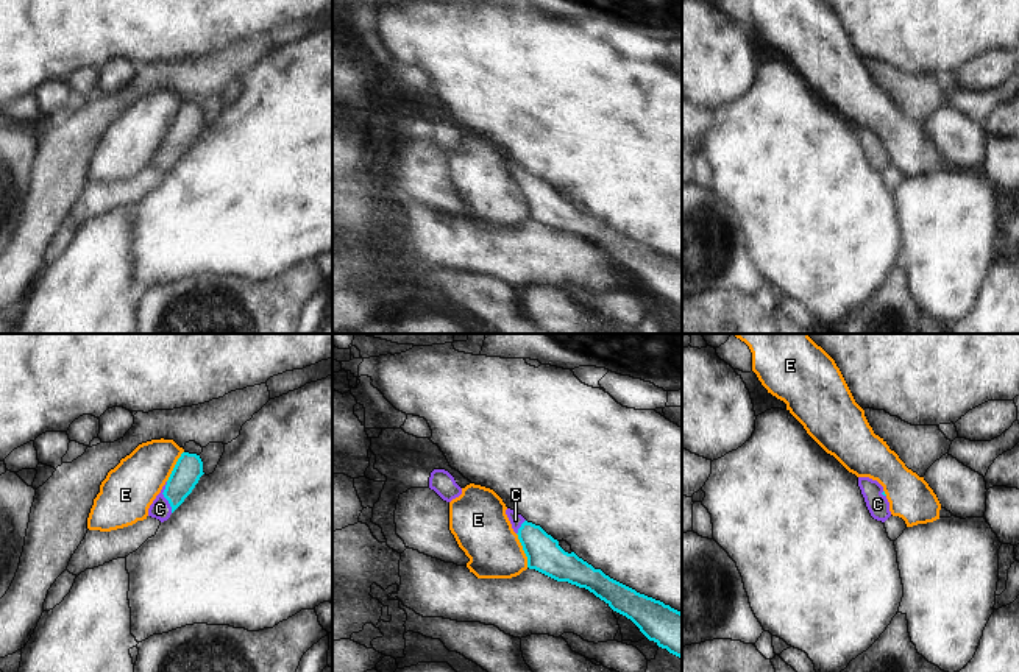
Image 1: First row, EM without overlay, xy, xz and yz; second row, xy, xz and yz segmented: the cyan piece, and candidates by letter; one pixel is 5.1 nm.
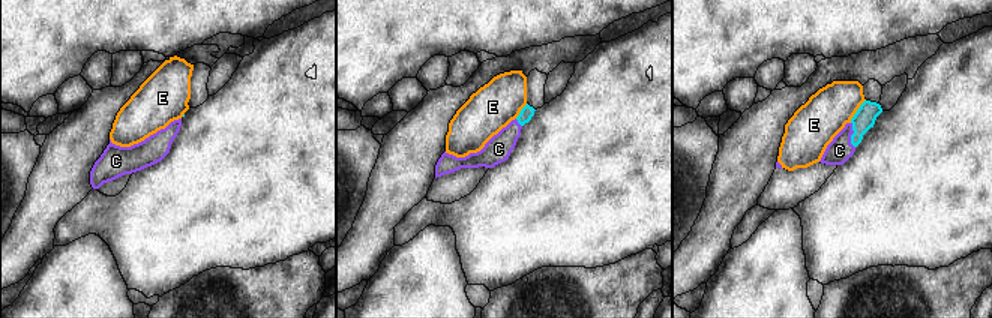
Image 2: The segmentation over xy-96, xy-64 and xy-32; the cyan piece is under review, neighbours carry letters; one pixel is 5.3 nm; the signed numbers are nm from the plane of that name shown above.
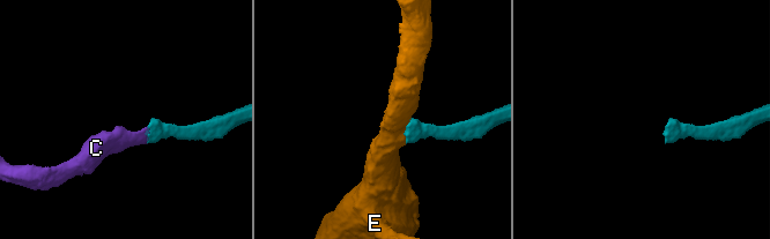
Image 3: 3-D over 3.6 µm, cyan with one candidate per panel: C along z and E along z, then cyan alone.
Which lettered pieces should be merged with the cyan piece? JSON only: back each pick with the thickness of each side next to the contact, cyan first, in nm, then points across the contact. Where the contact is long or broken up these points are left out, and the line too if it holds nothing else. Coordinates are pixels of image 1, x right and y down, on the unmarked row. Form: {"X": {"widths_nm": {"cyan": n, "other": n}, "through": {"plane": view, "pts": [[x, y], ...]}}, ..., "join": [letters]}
{"C": {"widths_nm": {"cyan": 140, "other": 100}, "through": {"plane": "xy", "pts": [[189, 119], [164, 147], [164, 155], [159, 159]]}}, "join": ["C"]}

